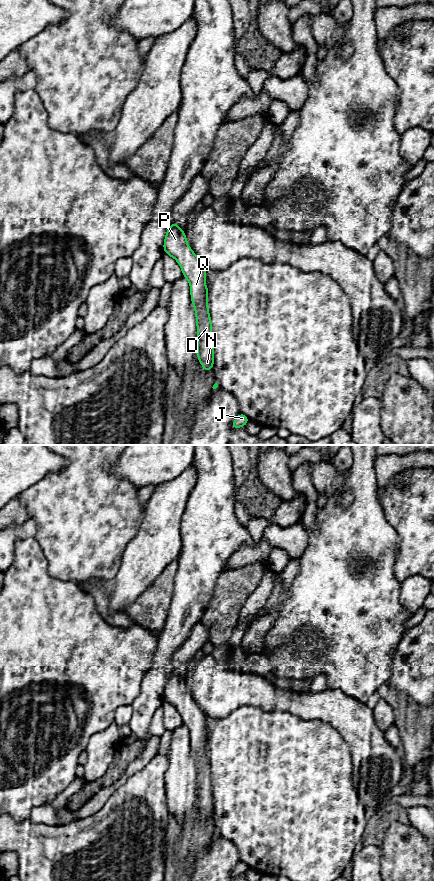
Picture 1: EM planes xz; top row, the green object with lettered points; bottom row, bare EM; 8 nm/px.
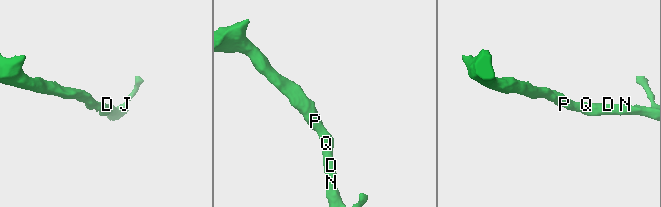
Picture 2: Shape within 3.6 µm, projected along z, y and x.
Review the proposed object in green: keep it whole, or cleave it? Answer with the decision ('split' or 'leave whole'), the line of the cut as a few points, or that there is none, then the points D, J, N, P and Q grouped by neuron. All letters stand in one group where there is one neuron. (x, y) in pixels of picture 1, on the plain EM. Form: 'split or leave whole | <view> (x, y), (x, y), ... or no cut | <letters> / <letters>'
leave whole | no cut | D J N P Q

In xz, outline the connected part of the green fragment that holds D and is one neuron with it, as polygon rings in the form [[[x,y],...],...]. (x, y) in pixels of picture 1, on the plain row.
[[[176,670],[168,674],[163,697],[179,711],[183,724],[190,731],[197,771],[197,806],[204,818],[209,820],[214,814],[214,795],[207,749],[209,736],[205,732],[207,717],[188,693],[184,679]]]

